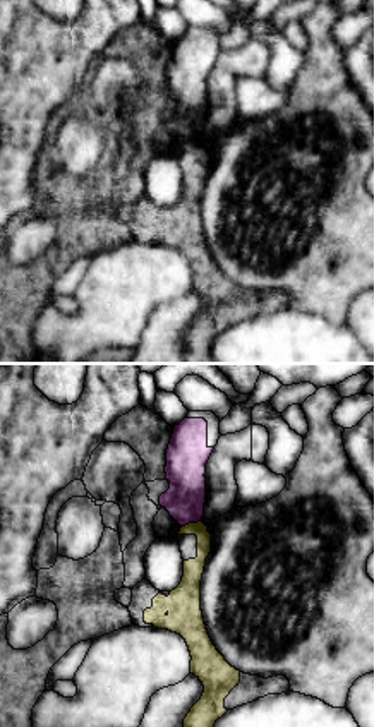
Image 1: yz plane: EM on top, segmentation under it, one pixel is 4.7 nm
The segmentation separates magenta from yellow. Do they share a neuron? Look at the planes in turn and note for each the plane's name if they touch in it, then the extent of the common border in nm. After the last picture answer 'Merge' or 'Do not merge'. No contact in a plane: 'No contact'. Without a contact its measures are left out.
Touches magenta in yz. Shared border 100 nm

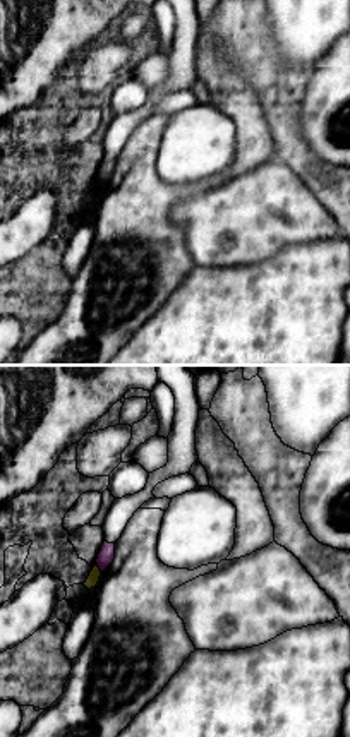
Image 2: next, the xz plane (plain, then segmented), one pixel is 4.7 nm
Touches magenta in xz. Shared border 50 nm

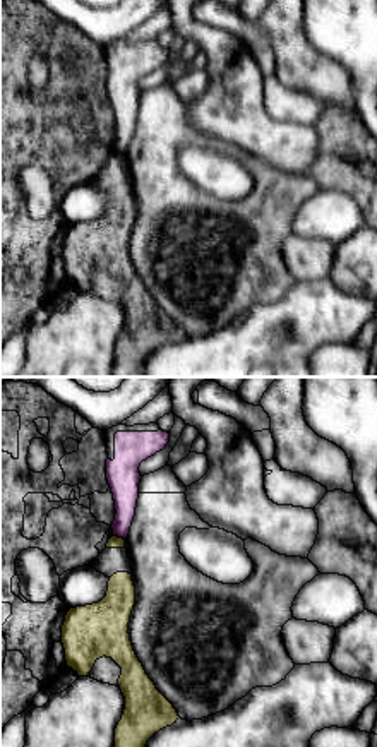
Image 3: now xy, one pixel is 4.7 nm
Touches magenta in xy. Shared border 60 nm

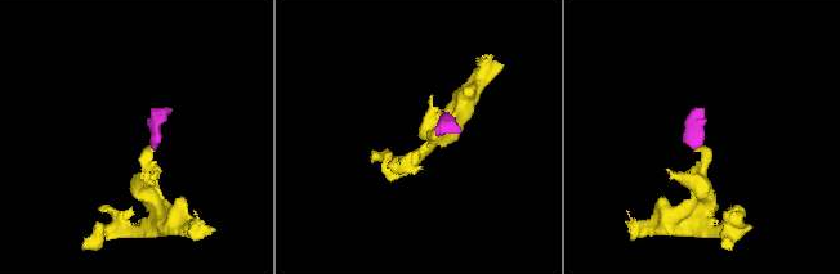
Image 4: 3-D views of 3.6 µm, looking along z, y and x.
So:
Do not merge

